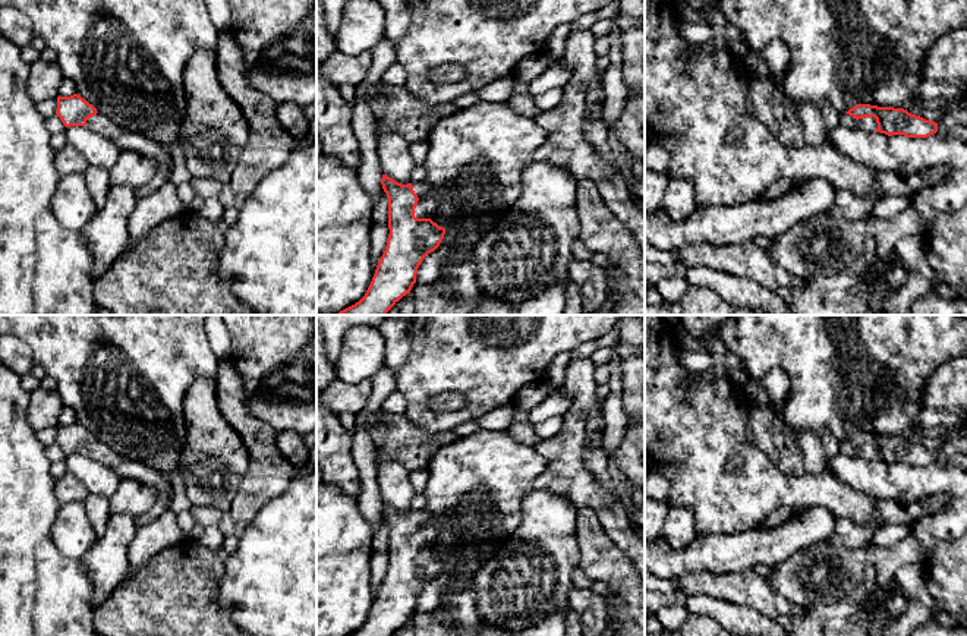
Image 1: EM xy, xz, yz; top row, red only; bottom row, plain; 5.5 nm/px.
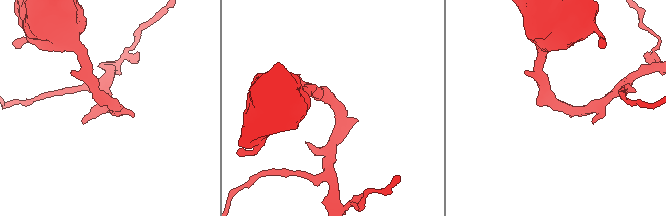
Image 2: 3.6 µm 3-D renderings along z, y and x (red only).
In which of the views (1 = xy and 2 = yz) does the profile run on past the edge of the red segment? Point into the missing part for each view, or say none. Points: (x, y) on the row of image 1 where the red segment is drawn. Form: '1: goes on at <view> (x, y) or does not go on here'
1: goes on at xy (125, 139)
2: goes on at yz (866, 123)

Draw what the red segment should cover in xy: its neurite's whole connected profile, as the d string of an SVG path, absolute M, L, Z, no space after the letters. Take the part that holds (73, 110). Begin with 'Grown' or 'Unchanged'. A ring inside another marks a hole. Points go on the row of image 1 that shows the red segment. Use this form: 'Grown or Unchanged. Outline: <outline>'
Grown. Outline: M81 95L57 97L56 114L66 127L84 126L110 141L113 141L120 151L138 151L142 155L154 158L160 167L171 169L173 160L160 144L145 138L138 132L130 132L116 125L108 117L100 114L97 108L84 100Z

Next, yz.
Grown. Outline: M856 104L844 114L840 114L838 125L866 132L881 132L888 136L904 135L907 138L927 138L938 132L938 123L911 114L904 108L870 104Z

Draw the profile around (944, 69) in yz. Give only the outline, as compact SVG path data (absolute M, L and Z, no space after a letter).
M967 26L948 32L926 51L917 94L930 100L967 100Z

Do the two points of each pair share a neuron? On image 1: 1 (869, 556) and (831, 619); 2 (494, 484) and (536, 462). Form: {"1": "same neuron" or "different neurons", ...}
{"1": "different neurons", "2": "same neuron"}

